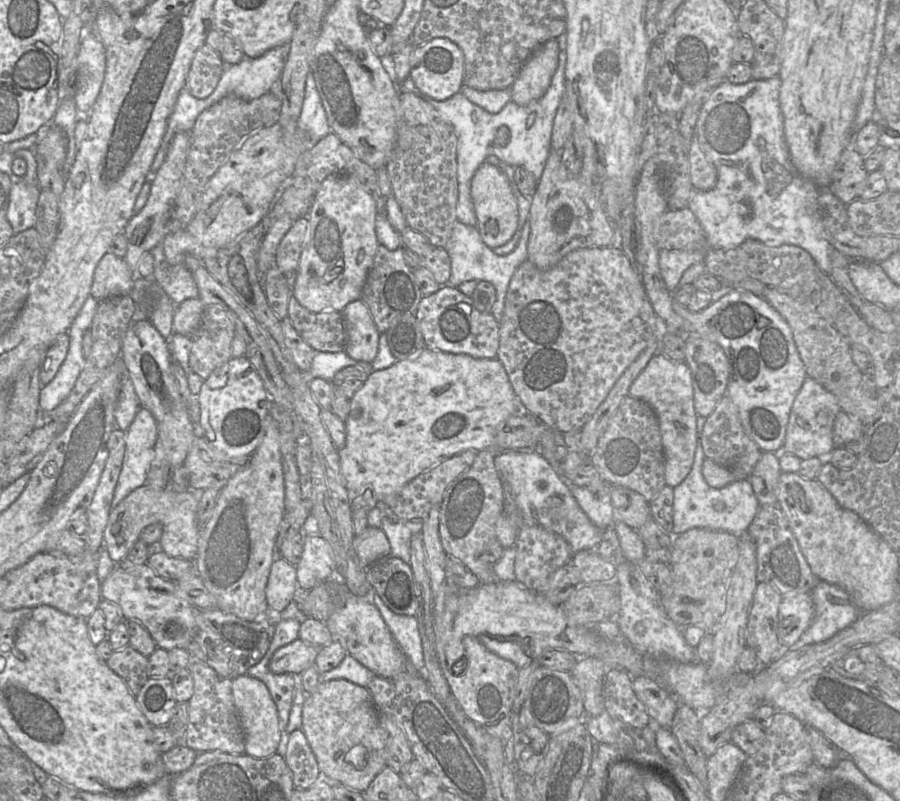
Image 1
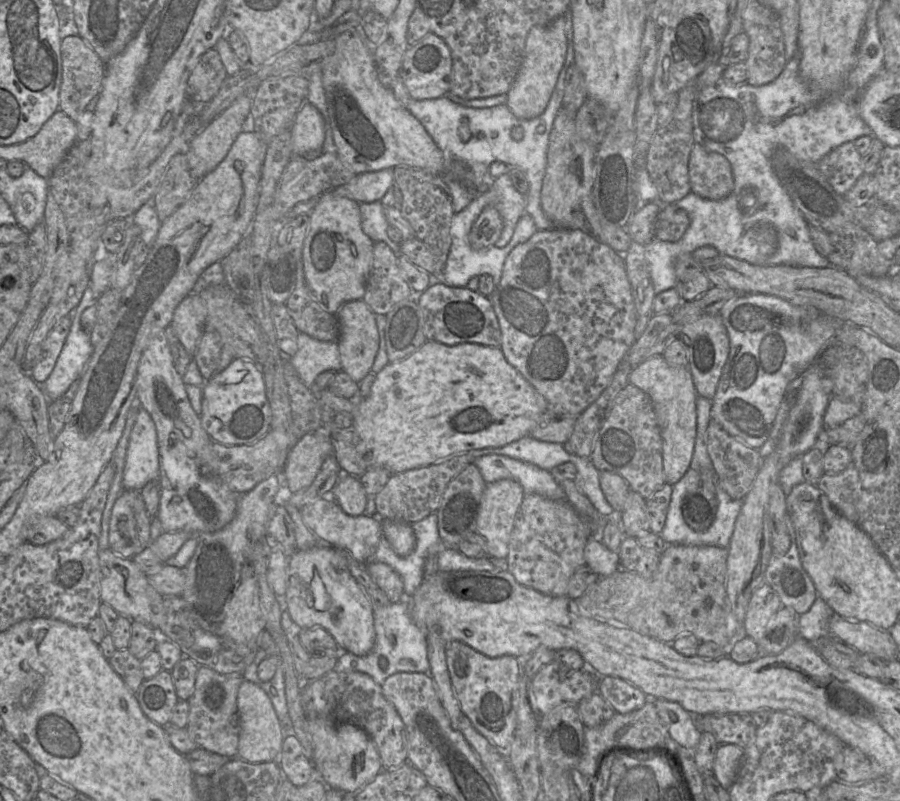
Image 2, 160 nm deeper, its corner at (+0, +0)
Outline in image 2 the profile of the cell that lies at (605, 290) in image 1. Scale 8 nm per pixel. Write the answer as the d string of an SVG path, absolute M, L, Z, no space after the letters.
M578 229L537 230L534 235L524 243L517 245L507 256L500 282L487 297L493 305L500 325L502 335L500 349L506 360L543 396L548 404L547 411L553 411L556 414L579 416L584 412L608 387L621 360L636 341L636 309L623 256L608 245Z

